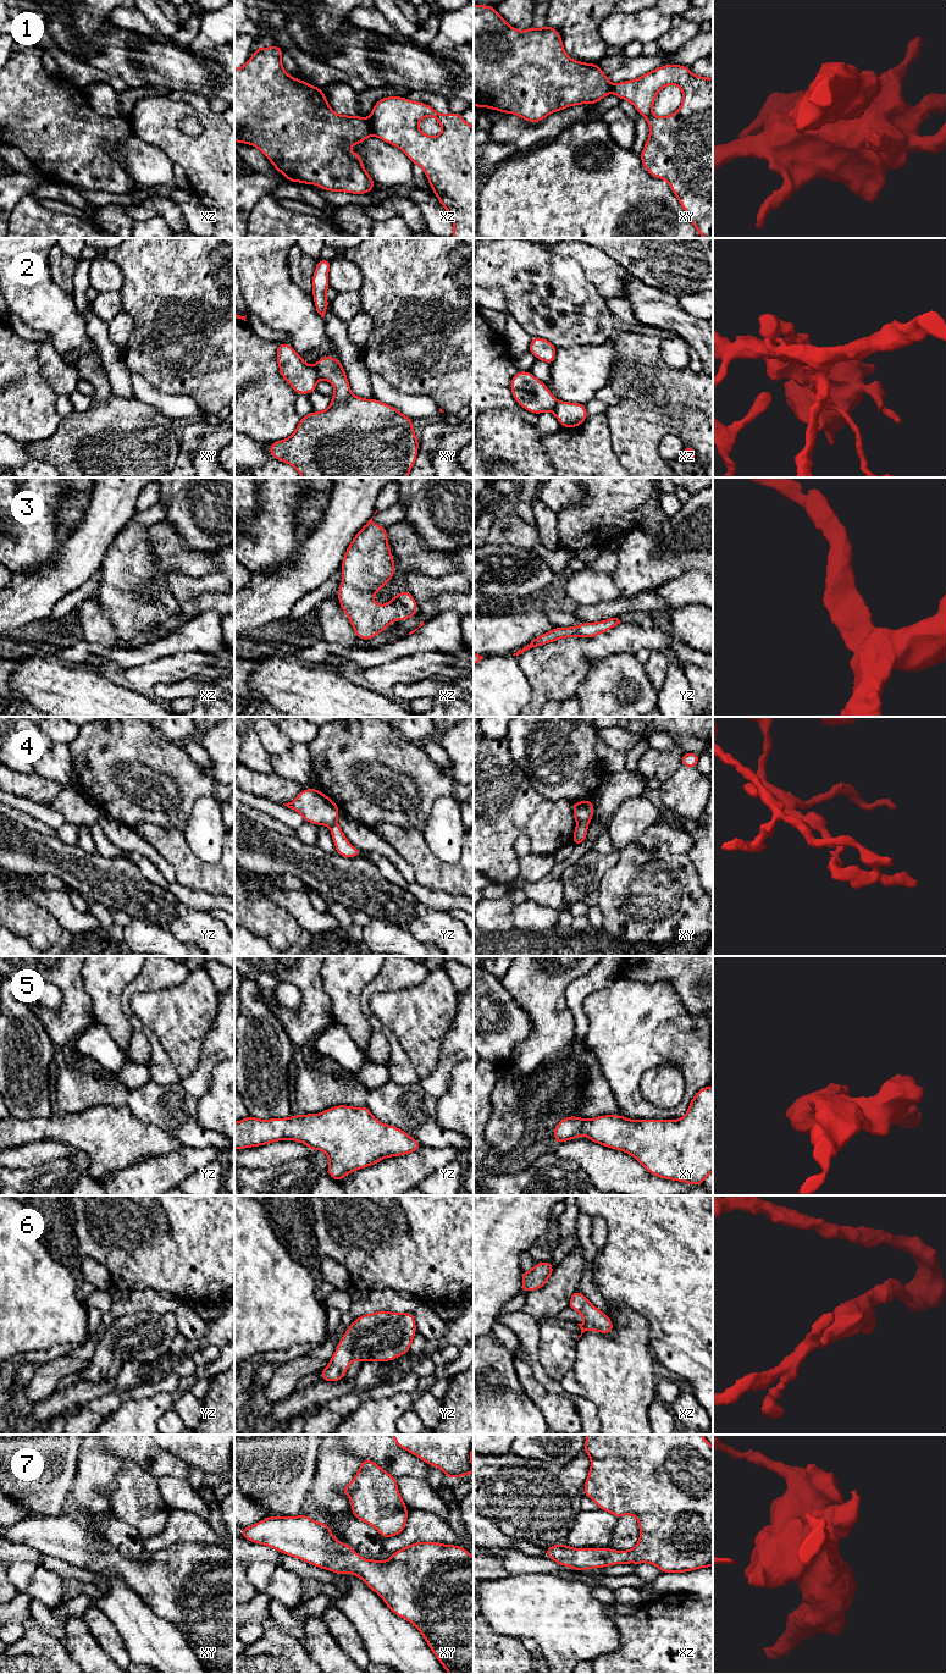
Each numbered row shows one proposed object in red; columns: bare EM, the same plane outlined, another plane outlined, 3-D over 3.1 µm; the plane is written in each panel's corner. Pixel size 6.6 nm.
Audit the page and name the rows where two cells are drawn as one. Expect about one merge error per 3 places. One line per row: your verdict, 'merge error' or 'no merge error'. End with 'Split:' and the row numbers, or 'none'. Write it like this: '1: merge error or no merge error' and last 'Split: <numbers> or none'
1: merge error
2: merge error
3: no merge error
4: no merge error
5: no merge error
6: no merge error
7: no merge error
Split: 1, 2

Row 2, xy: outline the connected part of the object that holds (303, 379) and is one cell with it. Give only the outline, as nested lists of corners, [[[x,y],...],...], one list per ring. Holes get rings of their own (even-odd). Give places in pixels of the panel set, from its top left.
[[[277,342],[277,346],[276,360],[281,376],[297,394],[312,393],[319,381],[315,368],[308,365],[291,344]]]

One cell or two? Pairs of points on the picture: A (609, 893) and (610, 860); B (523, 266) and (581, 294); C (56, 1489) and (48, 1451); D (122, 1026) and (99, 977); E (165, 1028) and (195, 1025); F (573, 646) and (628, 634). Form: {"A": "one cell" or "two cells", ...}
{"A": "two cells", "B": "one cell", "C": "one cell", "D": "one cell", "E": "one cell", "F": "one cell"}

